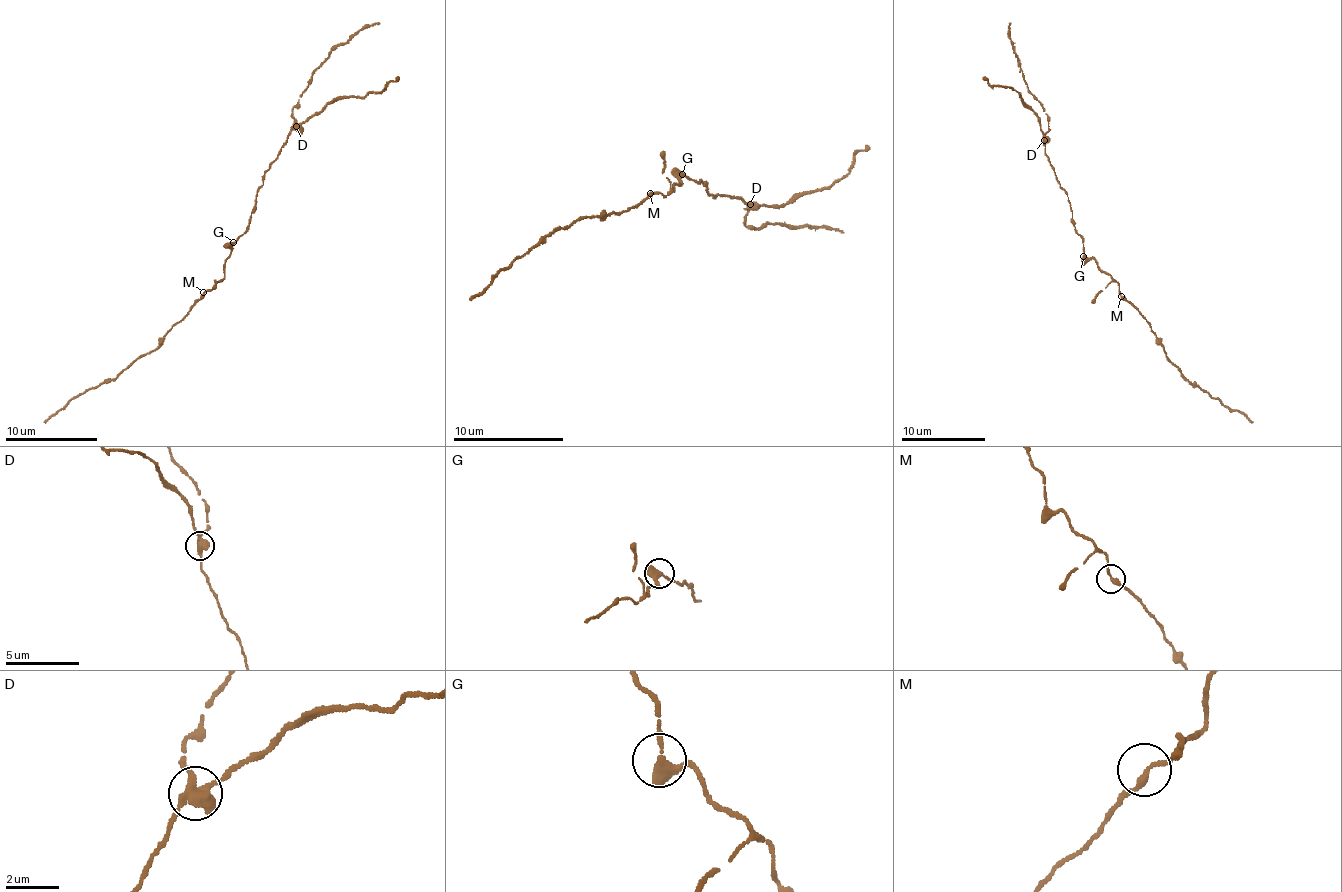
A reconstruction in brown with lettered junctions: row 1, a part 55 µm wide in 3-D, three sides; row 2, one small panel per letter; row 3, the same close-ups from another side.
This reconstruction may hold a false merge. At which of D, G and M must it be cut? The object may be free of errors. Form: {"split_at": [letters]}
{"split_at": ["D"]}

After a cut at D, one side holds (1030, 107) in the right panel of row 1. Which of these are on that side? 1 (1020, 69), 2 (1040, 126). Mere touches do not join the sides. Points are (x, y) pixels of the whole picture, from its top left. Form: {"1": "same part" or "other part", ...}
{"1": "other part", "2": "same part"}

